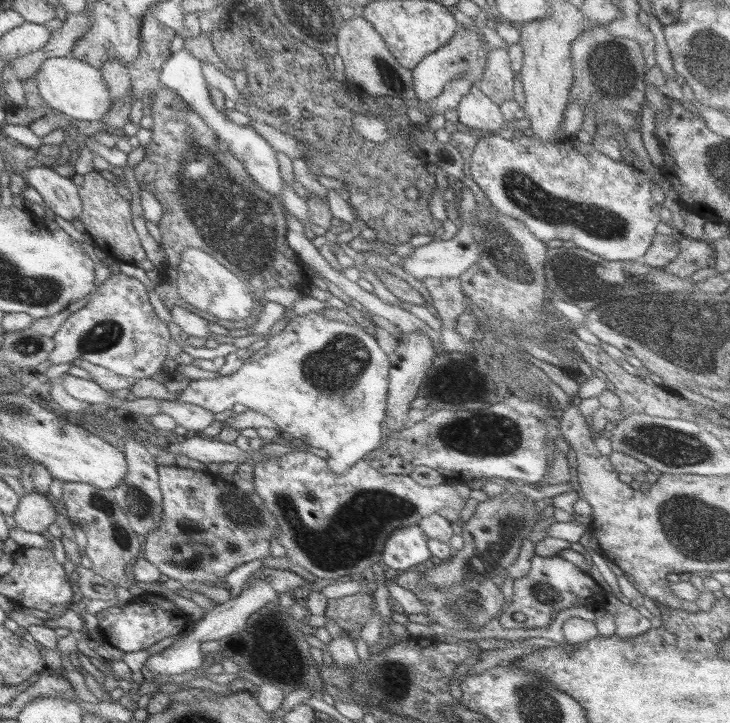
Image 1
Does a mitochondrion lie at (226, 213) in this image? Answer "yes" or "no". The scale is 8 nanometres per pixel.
yes

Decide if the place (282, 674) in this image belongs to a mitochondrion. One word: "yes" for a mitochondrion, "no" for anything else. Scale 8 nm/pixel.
no

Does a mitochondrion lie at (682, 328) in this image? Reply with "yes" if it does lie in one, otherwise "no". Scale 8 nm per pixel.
yes

